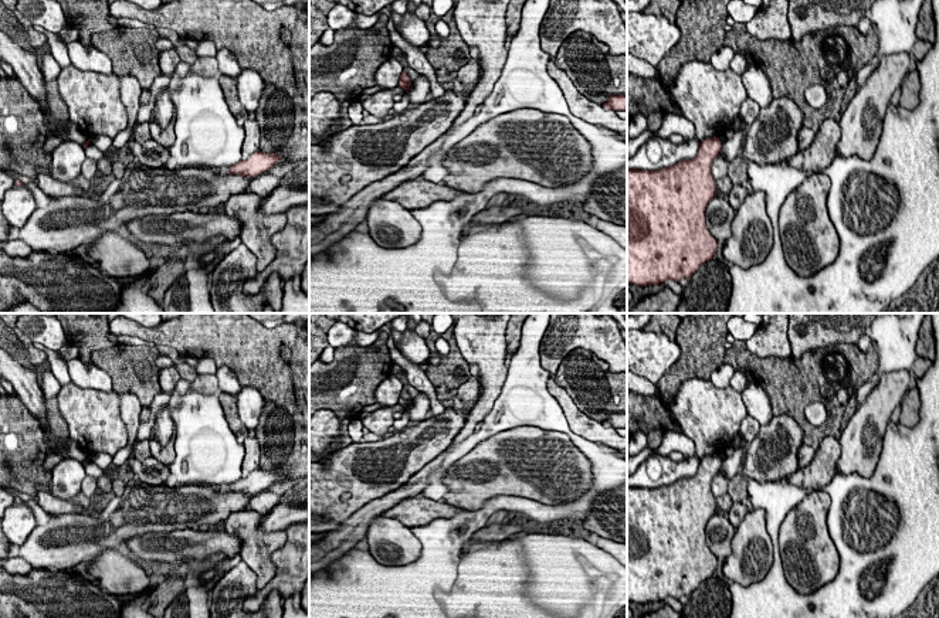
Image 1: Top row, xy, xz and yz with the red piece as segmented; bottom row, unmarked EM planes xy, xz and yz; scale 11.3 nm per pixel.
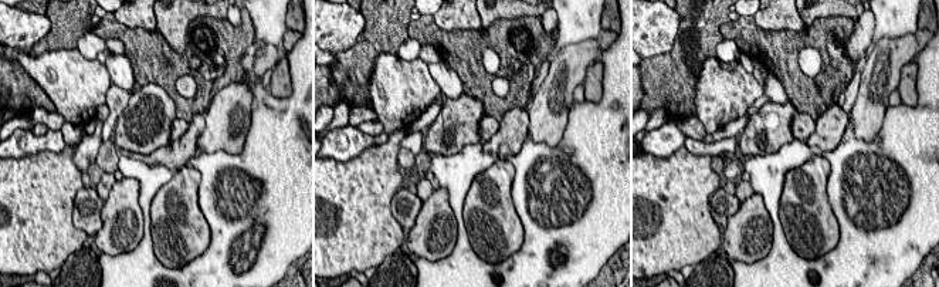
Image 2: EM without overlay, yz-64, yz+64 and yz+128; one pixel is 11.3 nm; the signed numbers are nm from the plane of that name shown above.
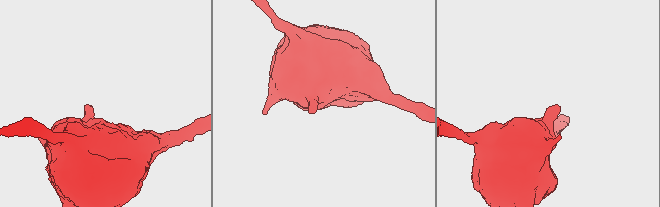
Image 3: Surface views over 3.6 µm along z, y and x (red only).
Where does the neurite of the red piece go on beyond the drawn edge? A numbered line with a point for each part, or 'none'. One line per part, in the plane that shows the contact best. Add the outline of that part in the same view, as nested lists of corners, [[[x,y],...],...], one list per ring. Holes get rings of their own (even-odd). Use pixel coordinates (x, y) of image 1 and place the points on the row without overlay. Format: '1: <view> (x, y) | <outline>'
none

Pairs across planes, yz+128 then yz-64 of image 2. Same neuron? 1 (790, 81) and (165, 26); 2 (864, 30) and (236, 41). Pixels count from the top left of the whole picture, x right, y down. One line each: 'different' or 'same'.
1: different
2: different

